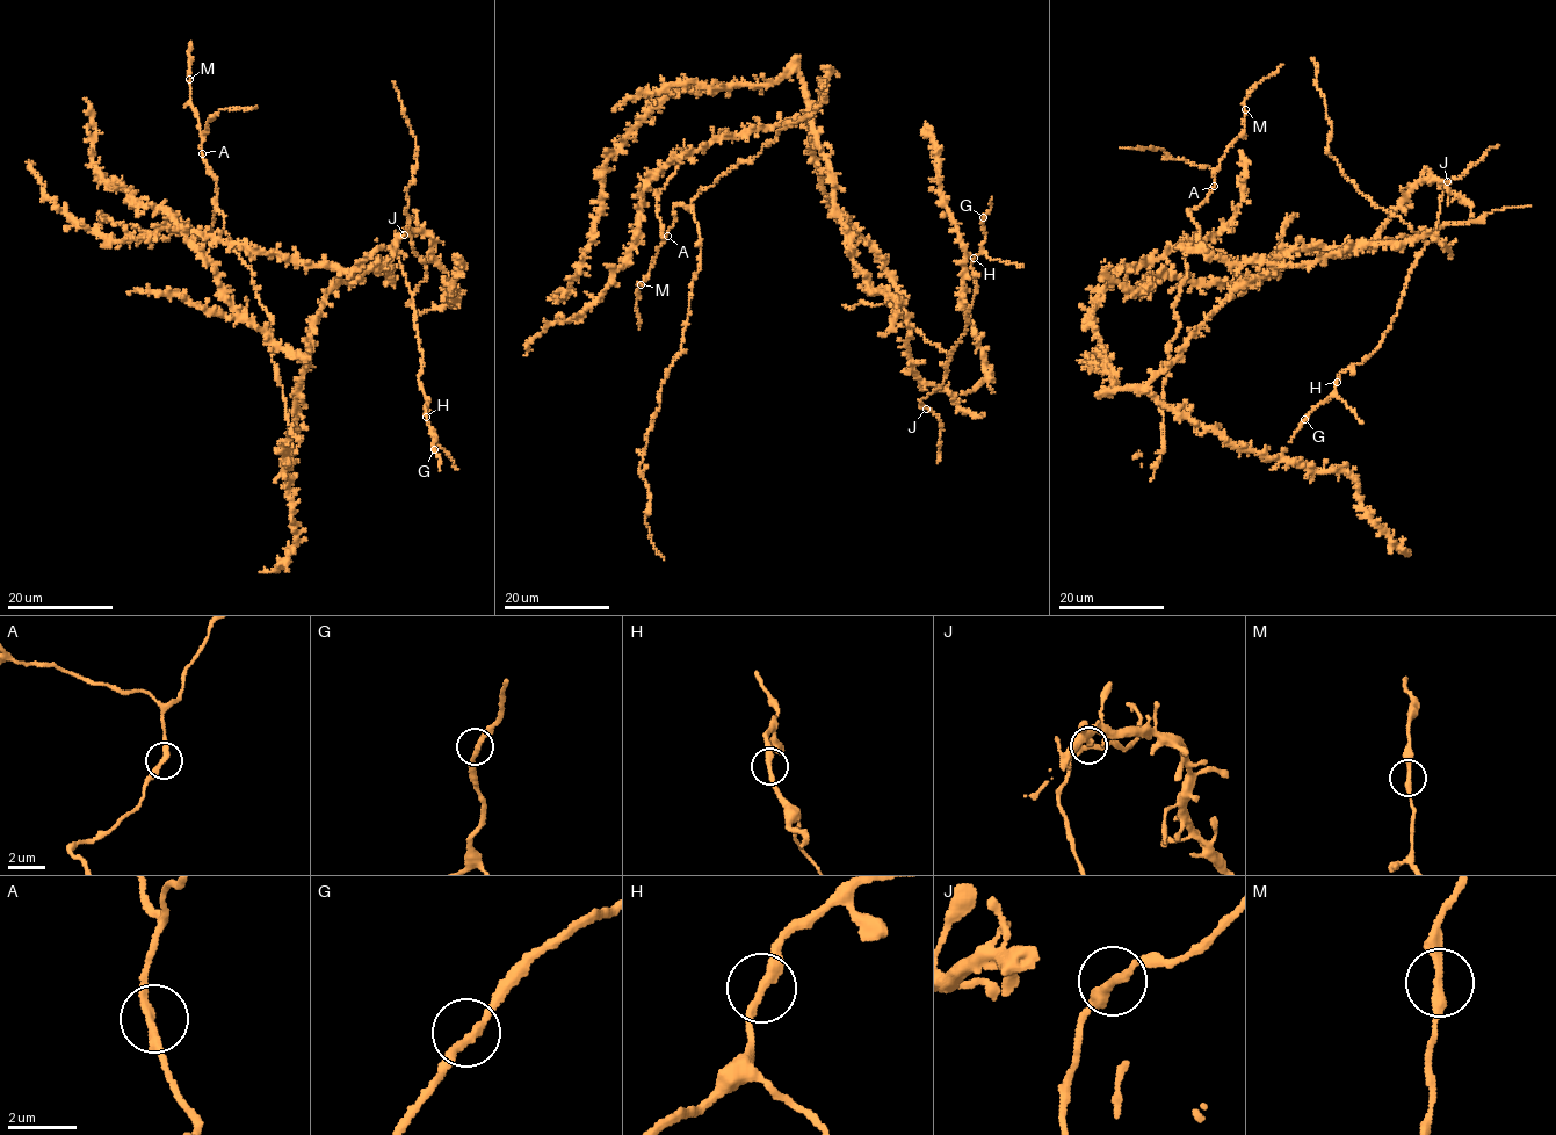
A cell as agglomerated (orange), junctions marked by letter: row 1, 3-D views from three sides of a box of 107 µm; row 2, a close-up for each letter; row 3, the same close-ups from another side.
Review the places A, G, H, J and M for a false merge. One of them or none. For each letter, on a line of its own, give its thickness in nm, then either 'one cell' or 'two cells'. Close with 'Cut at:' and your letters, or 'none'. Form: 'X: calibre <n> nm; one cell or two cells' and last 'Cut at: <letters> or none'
A: calibre 240 nm; one cell
G: calibre 240 nm; one cell
H: calibre 280 nm; one cell
J: calibre 280 nm; one cell
M: calibre 260 nm; one cell
Cut at: none

